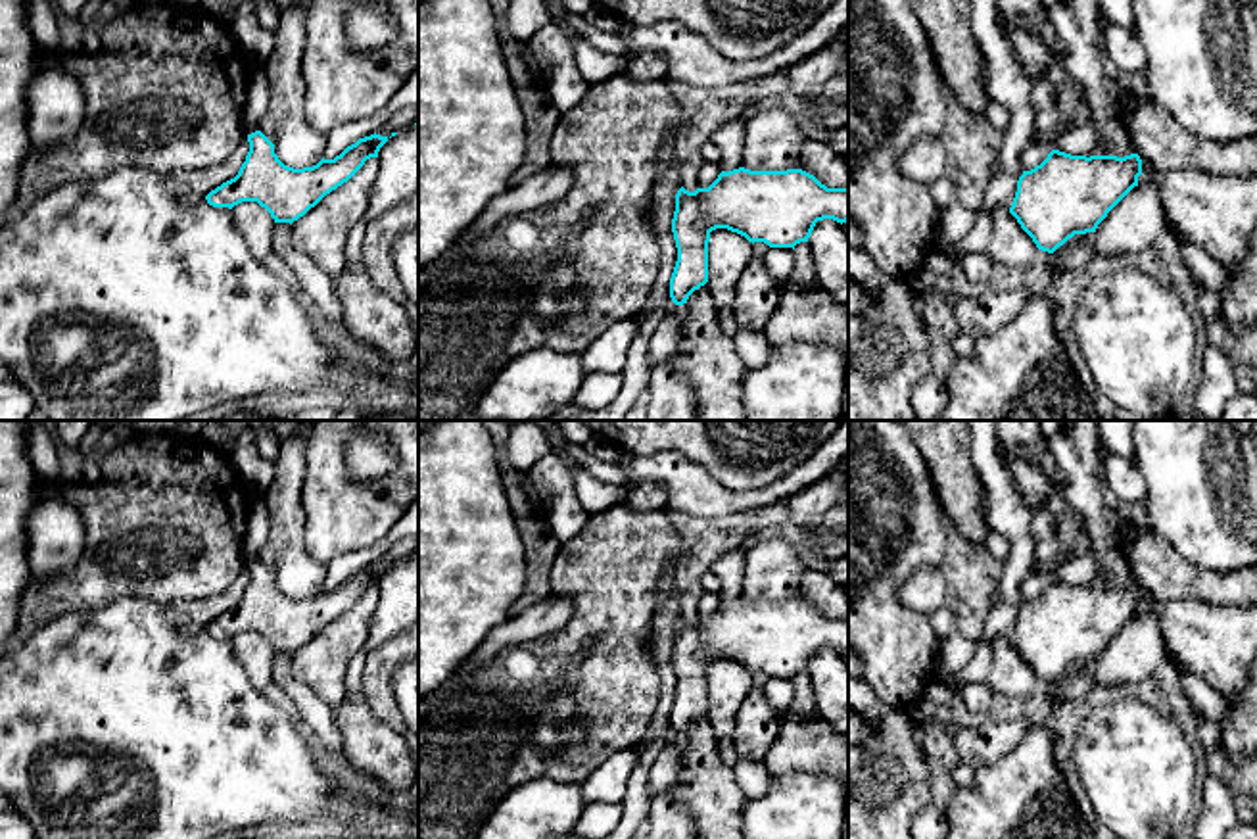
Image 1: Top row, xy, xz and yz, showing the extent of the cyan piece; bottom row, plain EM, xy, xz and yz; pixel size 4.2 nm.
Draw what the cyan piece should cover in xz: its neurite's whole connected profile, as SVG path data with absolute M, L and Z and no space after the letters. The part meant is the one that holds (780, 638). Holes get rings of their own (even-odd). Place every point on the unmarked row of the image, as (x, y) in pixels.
M802 599L722 601L708 618L676 624L672 662L677 691L670 708L676 735L708 712L710 662L727 659L748 672L793 678L808 672L818 651L848 651L848 616L827 618Z

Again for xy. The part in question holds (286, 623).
M261 563L248 564L249 582L238 605L205 630L213 637L228 637L242 632L257 632L274 653L294 653L315 637L326 624L347 612L365 595L378 587L388 566L370 564L347 576L334 589L320 589L313 597L294 599L274 584L274 574Z

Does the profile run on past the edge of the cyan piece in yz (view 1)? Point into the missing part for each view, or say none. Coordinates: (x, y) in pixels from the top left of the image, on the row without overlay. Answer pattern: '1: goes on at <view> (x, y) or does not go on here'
1: does not go on here

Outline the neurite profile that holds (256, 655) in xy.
M242 632L232 637L232 653L246 670L249 683L265 691L273 682L274 649L257 632Z

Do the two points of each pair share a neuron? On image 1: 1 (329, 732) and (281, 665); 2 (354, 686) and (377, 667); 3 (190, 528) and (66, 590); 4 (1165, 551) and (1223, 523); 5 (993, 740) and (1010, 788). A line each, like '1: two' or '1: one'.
1: one
2: two
3: one
4: two
5: two

